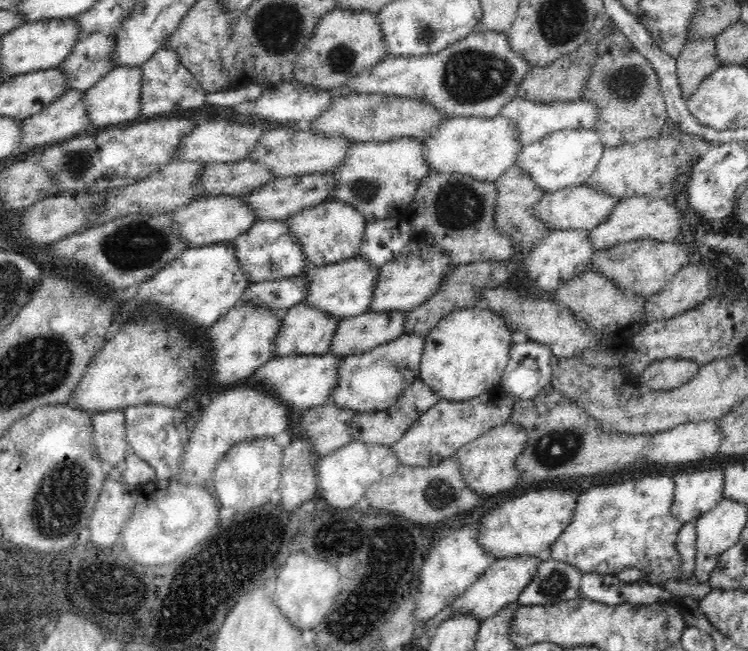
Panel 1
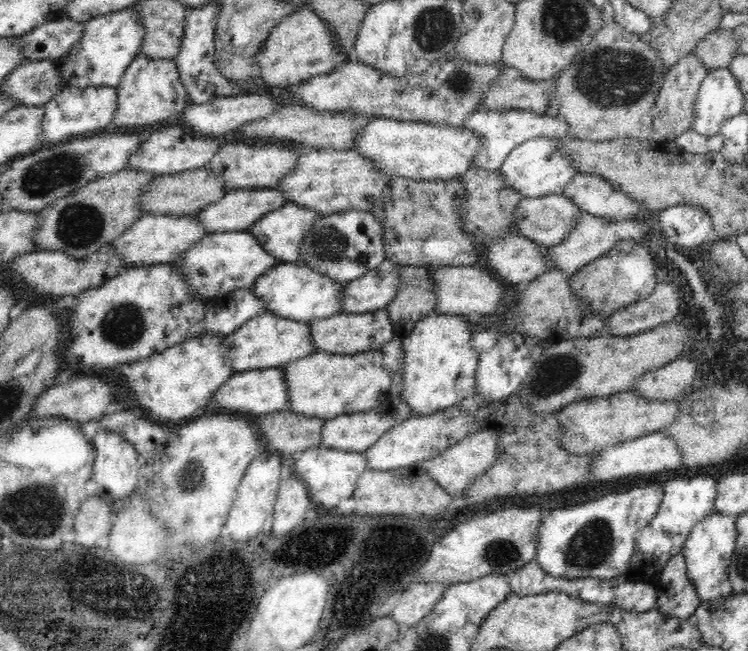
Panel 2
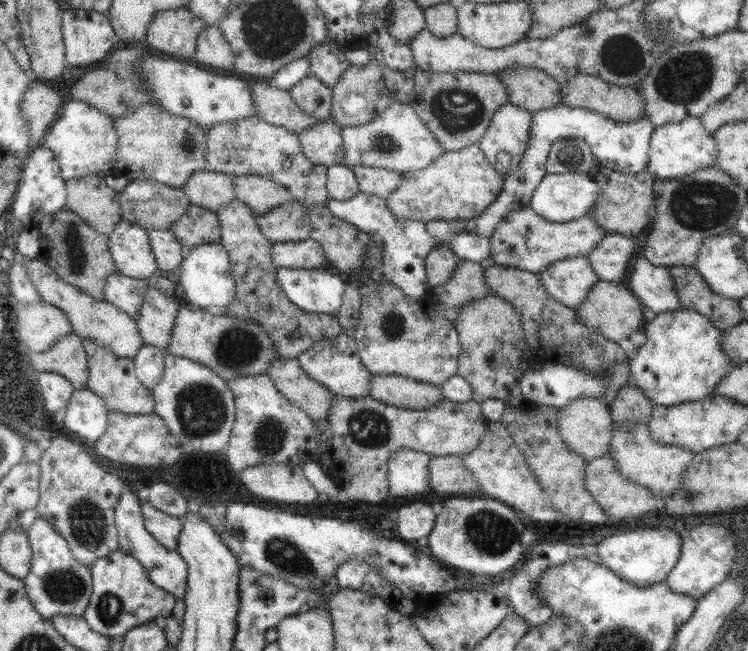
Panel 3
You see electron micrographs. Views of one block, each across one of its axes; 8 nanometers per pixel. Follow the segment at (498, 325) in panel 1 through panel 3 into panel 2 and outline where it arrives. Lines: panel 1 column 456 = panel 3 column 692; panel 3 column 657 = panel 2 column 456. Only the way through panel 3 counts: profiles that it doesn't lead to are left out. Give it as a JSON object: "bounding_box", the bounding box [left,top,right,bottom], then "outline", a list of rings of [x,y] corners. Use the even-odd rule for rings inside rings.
{"bounding_box":[401,311,480,416],"outline":[[[432,311],[426,317],[421,318],[413,326],[413,329],[401,339],[404,350],[403,367],[403,398],[411,410],[411,416],[428,416],[449,406],[462,402],[472,394],[476,384],[476,371],[480,354],[470,345],[472,336],[470,322],[463,320],[460,314],[448,315]]]}

